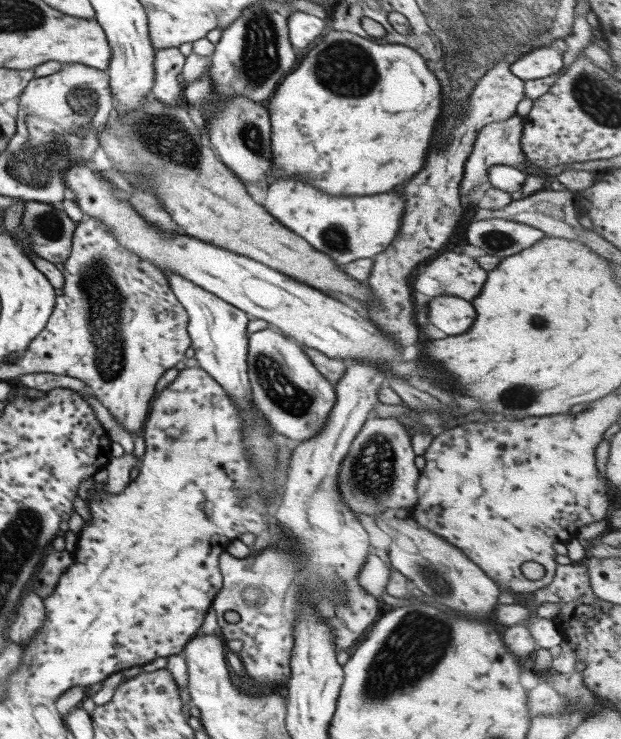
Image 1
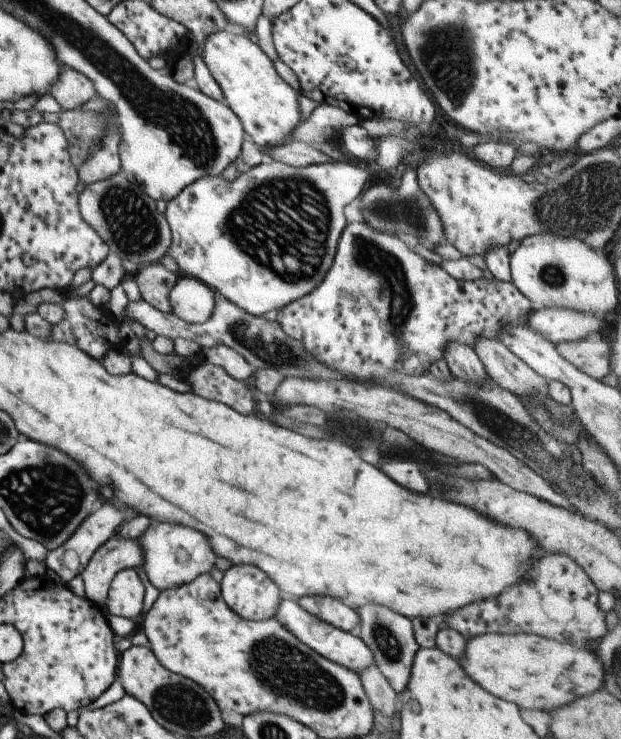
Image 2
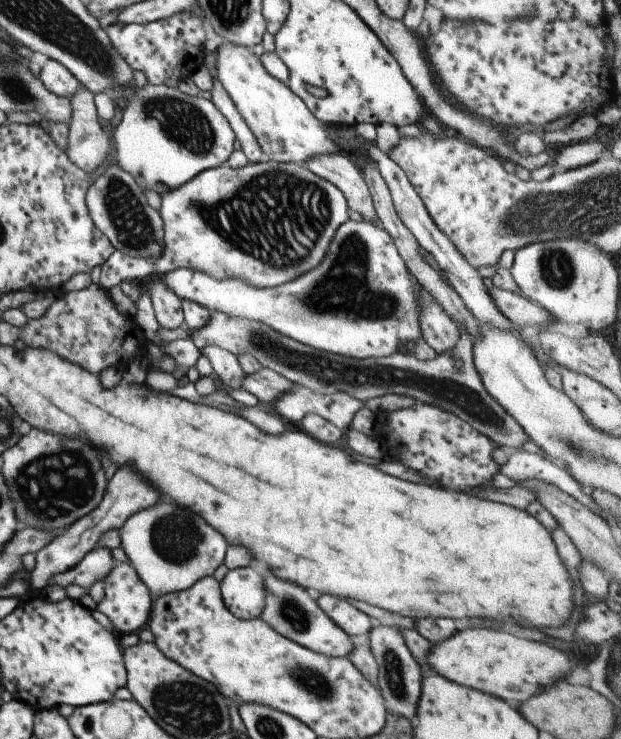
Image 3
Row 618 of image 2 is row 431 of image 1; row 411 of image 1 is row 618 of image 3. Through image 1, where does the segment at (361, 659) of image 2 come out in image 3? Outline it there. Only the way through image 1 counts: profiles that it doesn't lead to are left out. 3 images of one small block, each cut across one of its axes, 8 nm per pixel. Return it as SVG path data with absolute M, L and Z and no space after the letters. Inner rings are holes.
M266 570L264 574L264 586L266 586L266 606L260 614L260 618L270 624L278 634L313 650L331 657L347 657L354 644L350 637L342 630L326 612L318 606L318 602L308 594L305 588L286 582L278 578L272 570Z

